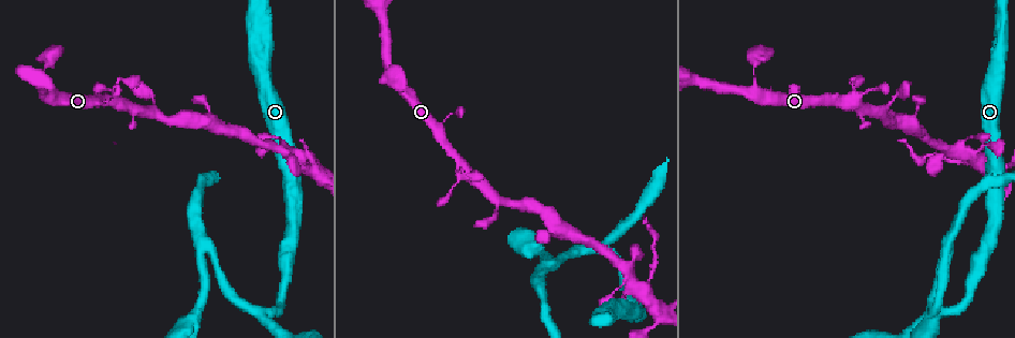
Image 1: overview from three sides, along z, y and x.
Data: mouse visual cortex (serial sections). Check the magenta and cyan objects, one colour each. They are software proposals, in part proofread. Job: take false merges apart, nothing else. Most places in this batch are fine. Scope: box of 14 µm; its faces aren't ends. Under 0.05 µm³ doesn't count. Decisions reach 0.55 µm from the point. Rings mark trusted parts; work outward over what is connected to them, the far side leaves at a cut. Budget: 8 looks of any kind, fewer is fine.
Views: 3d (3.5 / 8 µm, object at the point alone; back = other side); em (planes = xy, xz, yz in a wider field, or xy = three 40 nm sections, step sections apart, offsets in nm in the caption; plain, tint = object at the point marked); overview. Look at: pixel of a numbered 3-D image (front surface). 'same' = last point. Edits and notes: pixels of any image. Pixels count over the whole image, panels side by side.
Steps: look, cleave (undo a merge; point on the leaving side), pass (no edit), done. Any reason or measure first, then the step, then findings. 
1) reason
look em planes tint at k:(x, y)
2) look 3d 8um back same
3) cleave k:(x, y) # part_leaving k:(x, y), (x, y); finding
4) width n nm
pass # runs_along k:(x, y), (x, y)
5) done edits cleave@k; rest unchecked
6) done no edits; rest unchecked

two arms at a narrow angle
look 3d 3.5um at 1:(206, 244)

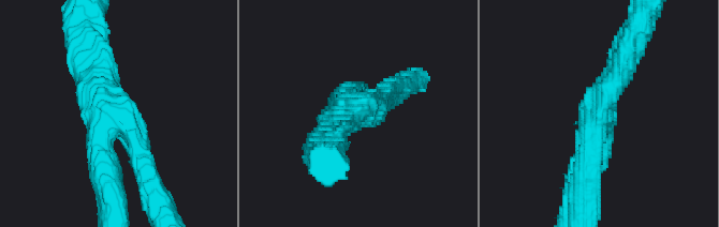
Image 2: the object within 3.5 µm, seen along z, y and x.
arms 3; arm_widths 300, 400, 400 nm; shape alone is not enough
look em xy step 3 plain at 2:(359, 107)

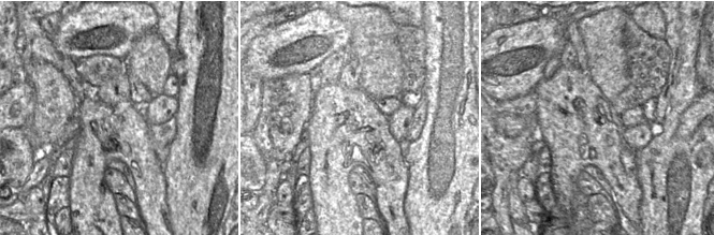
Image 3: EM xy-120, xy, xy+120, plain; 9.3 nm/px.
with the object marked
look em xy step 3 tint same

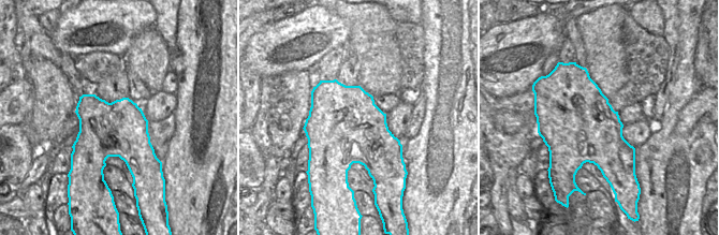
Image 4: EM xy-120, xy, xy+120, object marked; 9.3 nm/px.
width 700 nm
pass # runs_along 2:(386, 90), (373, 109), (348, 99); one cell here

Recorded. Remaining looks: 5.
abrupt turn
look em xy step 1 tint at 1:(118, 102)

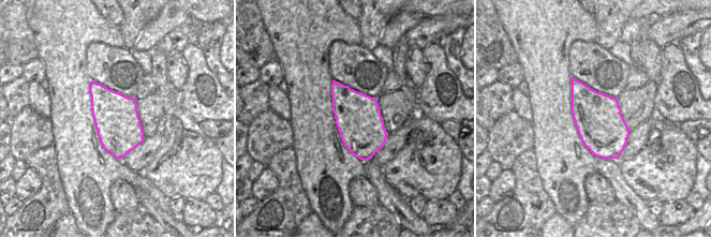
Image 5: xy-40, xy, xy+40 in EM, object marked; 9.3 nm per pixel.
see where the arms go
look 3d 3.5um same

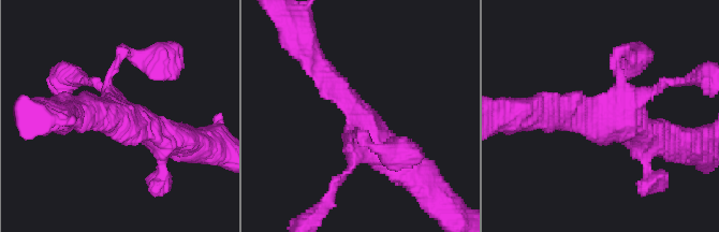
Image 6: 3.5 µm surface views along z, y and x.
pass # runs_along 6:(322, 71), (414, 175); continuous, no second cell

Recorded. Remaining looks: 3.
four or more arms meet
look 3d 8um at 1:(657, 320)

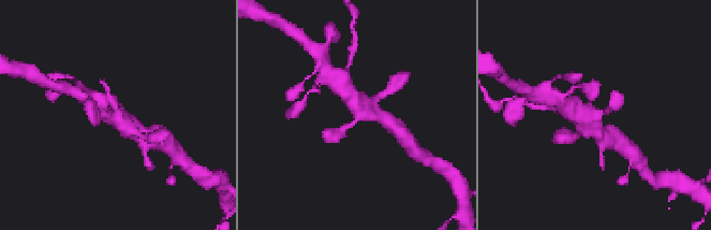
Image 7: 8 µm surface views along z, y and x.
arms 4; arm_widths 200, 300, 500, 600 nm; need the tissue
look em xy step 2 tint at 7:(597, 116)

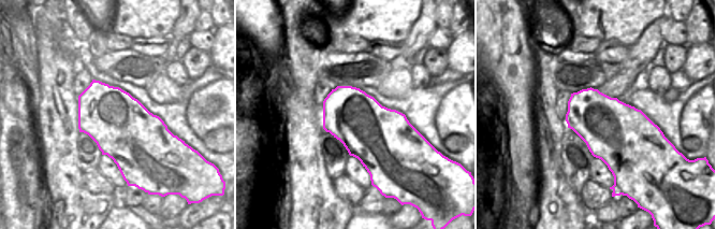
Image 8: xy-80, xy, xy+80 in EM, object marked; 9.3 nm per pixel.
pass # runs_along 7:(340, 85), (357, 108), (379, 117); one cell here

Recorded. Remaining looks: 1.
done no edits; rest unchecked

